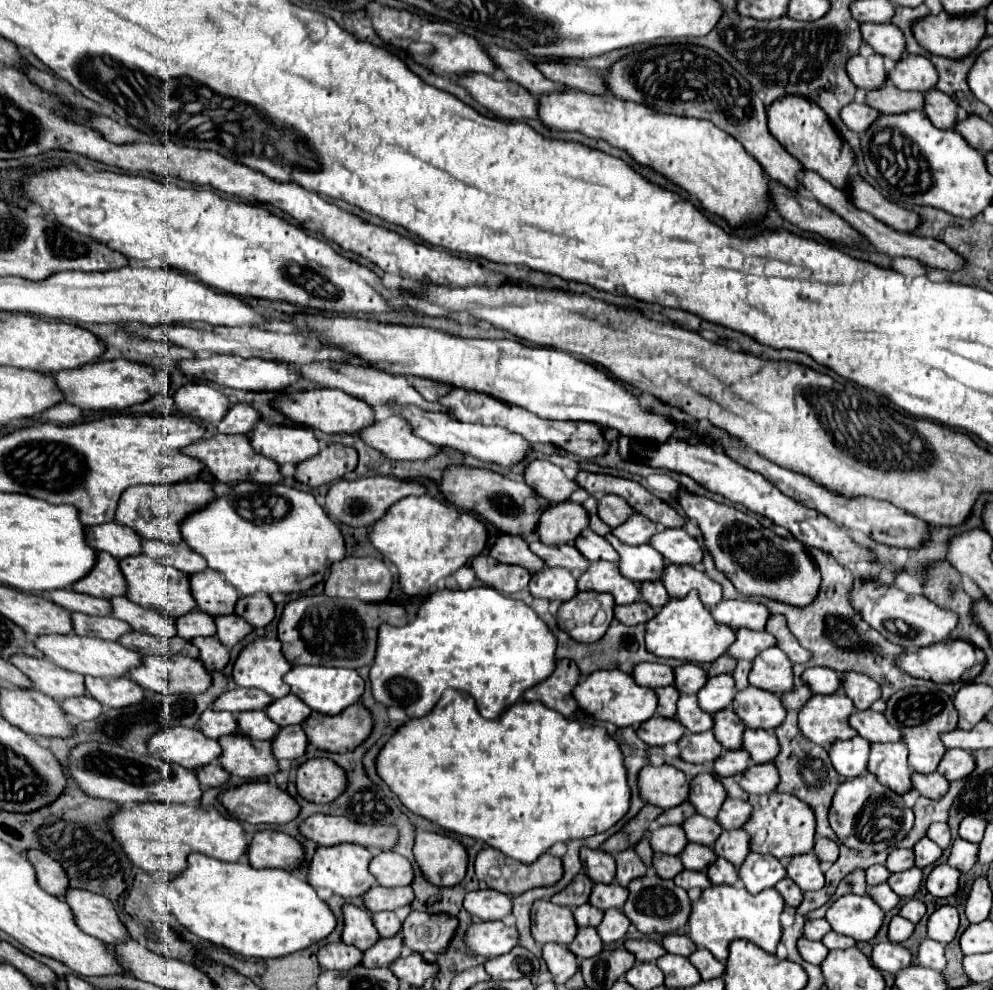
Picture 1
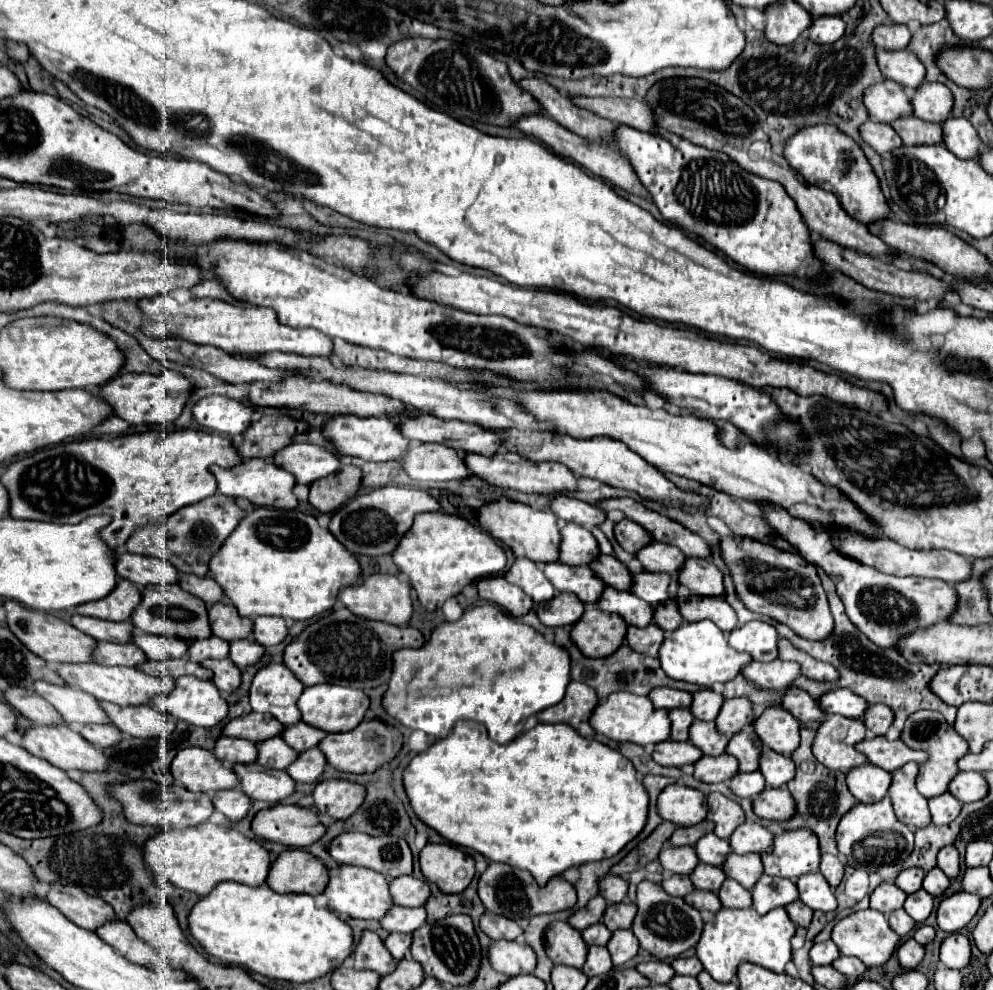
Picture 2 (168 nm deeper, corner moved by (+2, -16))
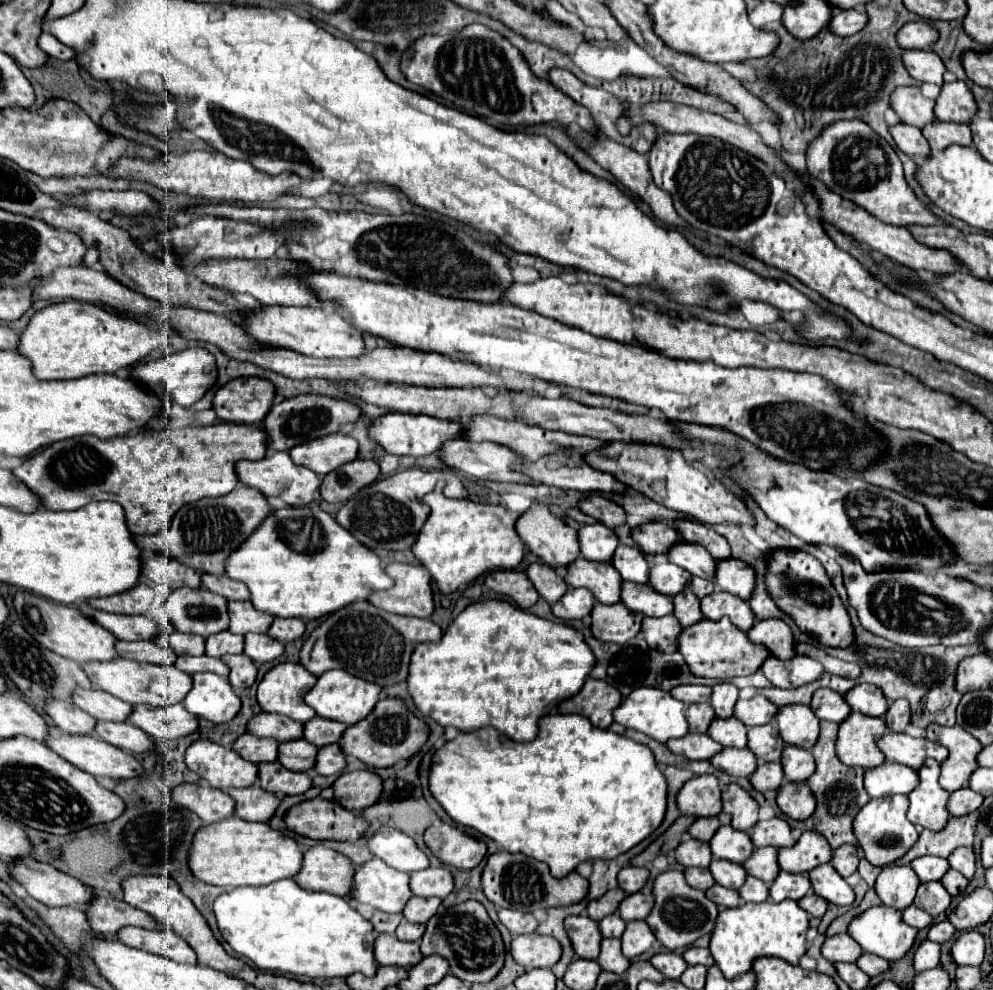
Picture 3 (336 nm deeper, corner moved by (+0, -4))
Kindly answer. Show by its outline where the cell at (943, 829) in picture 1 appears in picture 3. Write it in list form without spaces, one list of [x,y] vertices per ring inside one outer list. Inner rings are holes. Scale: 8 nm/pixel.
[[[955,848],[955,852],[951,852],[947,862],[951,864],[951,868],[959,870],[965,878],[973,878],[973,874],[975,874],[975,854],[973,854],[971,848]]]

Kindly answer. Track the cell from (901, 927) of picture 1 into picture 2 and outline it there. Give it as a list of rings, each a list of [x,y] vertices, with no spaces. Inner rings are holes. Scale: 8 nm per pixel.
[[[909,938],[897,950],[897,958],[905,970],[915,970],[921,964],[923,956],[925,956],[925,948],[921,944],[917,944],[913,938]]]

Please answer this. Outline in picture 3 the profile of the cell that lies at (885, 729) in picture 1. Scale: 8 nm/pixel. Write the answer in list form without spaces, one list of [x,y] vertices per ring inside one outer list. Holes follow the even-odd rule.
[[[885,732],[877,740],[877,744],[889,762],[899,762],[913,770],[921,768],[925,758],[935,758],[937,762],[943,762],[947,758],[945,746],[931,742],[927,738],[913,738],[905,732],[899,732],[899,734]]]

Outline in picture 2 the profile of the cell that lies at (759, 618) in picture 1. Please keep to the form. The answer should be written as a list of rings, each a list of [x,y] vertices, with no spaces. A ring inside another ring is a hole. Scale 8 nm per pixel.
[[[747,622],[729,634],[729,646],[739,652],[749,652],[753,660],[771,662],[777,658],[777,630],[767,622]]]

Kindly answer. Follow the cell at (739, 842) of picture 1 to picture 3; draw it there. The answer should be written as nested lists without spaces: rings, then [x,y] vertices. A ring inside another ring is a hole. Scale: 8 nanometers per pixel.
[[[755,848],[755,856],[743,862],[743,868],[749,876],[755,876],[767,884],[771,884],[779,872],[777,864],[777,848]]]

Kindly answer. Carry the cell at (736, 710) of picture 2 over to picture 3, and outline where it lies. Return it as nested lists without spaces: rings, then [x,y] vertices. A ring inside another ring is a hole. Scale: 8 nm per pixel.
[[[759,694],[751,700],[739,698],[737,704],[735,704],[735,718],[741,720],[747,728],[771,722],[775,712],[777,712],[777,706],[771,704],[765,696],[759,696]]]

